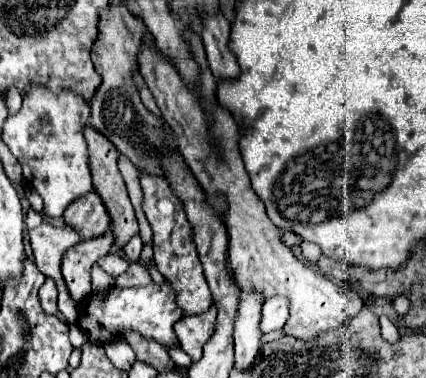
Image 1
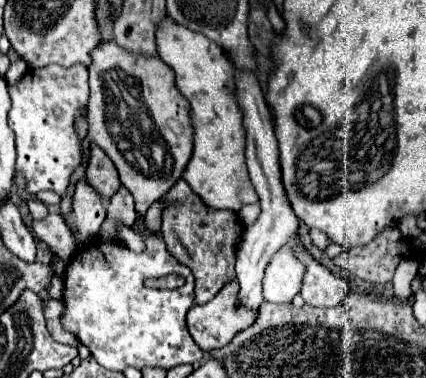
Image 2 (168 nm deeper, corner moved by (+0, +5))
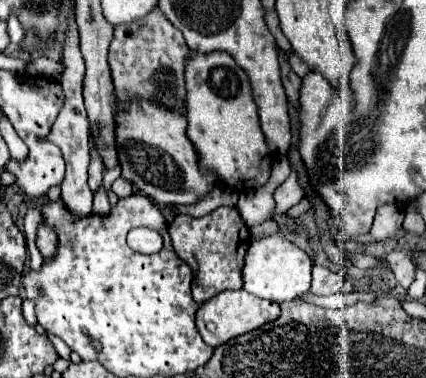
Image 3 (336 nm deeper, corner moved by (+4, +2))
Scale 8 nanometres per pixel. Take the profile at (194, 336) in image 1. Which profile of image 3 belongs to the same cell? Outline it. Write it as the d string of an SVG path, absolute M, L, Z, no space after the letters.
M224 290L218 296L210 298L208 302L204 302L198 312L196 312L196 326L204 338L206 344L210 344L212 348L226 344L228 340L252 332L254 328L264 326L270 320L276 320L276 316L280 316L280 304L274 300L264 300L258 296L252 296L250 292L242 290Z

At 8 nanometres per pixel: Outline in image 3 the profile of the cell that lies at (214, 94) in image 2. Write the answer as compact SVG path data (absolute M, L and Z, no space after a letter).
M226 52L192 54L186 64L186 90L188 136L196 146L200 166L214 170L234 190L264 186L272 172L272 162L268 162L270 148L260 128L258 108L246 72Z

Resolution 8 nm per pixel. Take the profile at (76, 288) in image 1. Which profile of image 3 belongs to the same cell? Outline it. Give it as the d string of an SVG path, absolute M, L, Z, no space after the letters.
M124 178L114 180L114 182L112 182L112 190L114 190L114 194L116 194L118 198L128 198L128 196L134 194L134 186L128 184L128 180L124 180Z

